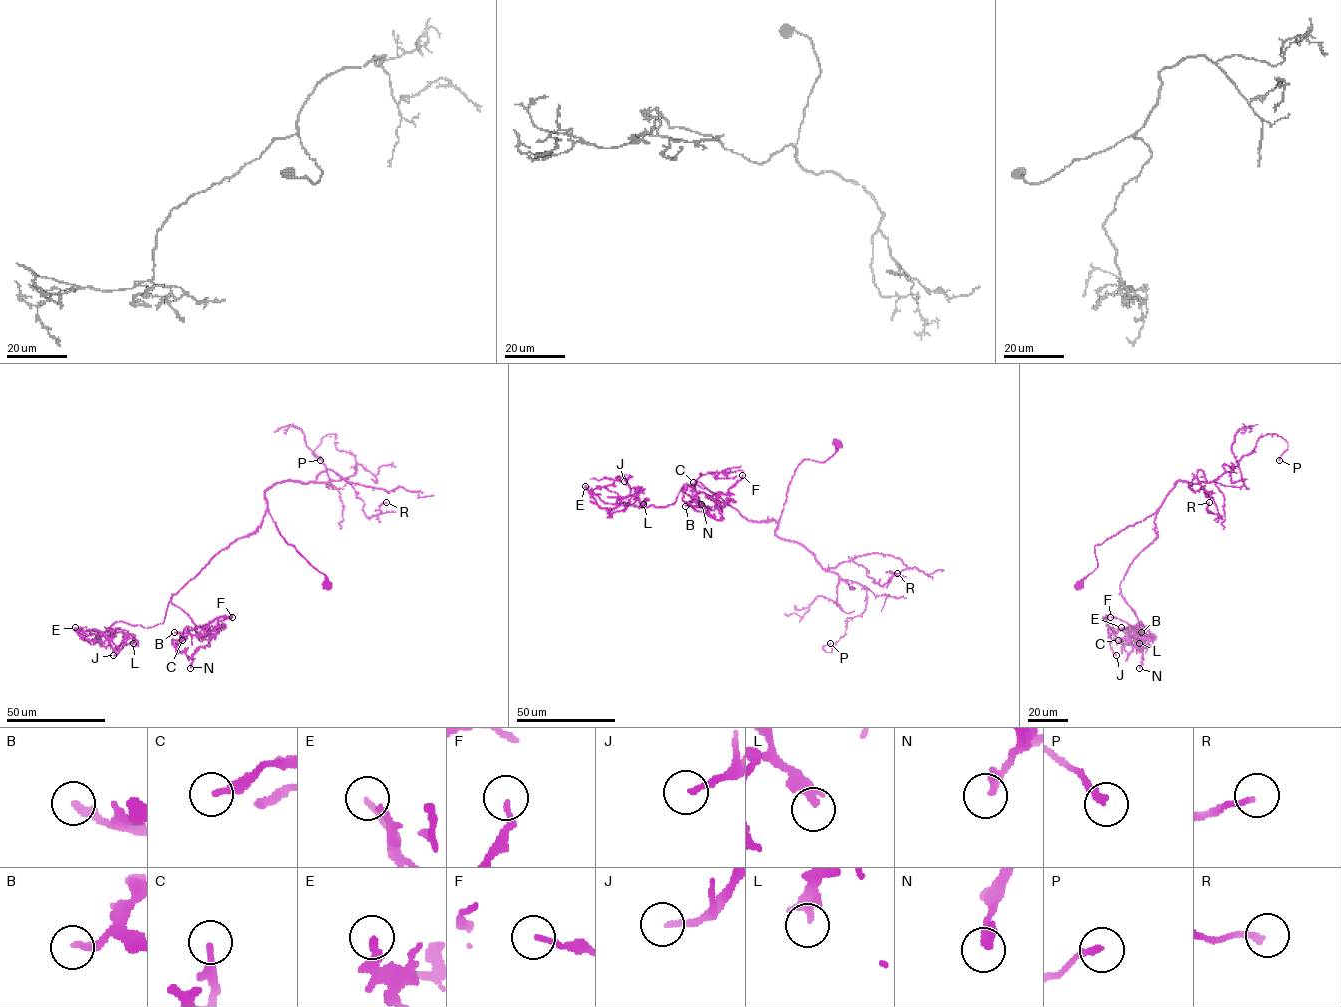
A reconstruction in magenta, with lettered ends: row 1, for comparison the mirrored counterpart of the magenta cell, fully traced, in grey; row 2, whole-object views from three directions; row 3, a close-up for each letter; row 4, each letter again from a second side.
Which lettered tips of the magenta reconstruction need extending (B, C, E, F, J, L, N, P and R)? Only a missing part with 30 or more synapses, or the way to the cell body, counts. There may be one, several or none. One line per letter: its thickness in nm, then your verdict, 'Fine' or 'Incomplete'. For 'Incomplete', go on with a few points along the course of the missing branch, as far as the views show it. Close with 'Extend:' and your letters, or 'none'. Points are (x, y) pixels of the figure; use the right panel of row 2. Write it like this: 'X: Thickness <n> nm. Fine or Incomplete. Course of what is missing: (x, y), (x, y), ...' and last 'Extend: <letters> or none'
B: Thickness 260 nm. Fine
C: Thickness 240 nm. Fine
E: Thickness 220 nm. Fine
F: Thickness 160 nm. Fine
J: Thickness 180 nm. Fine
L: Thickness 300 nm. Fine
N: Thickness 320 nm. Fine
P: Thickness 240 nm. Fine
R: Thickness 190 nm. Fine
Extend: none

